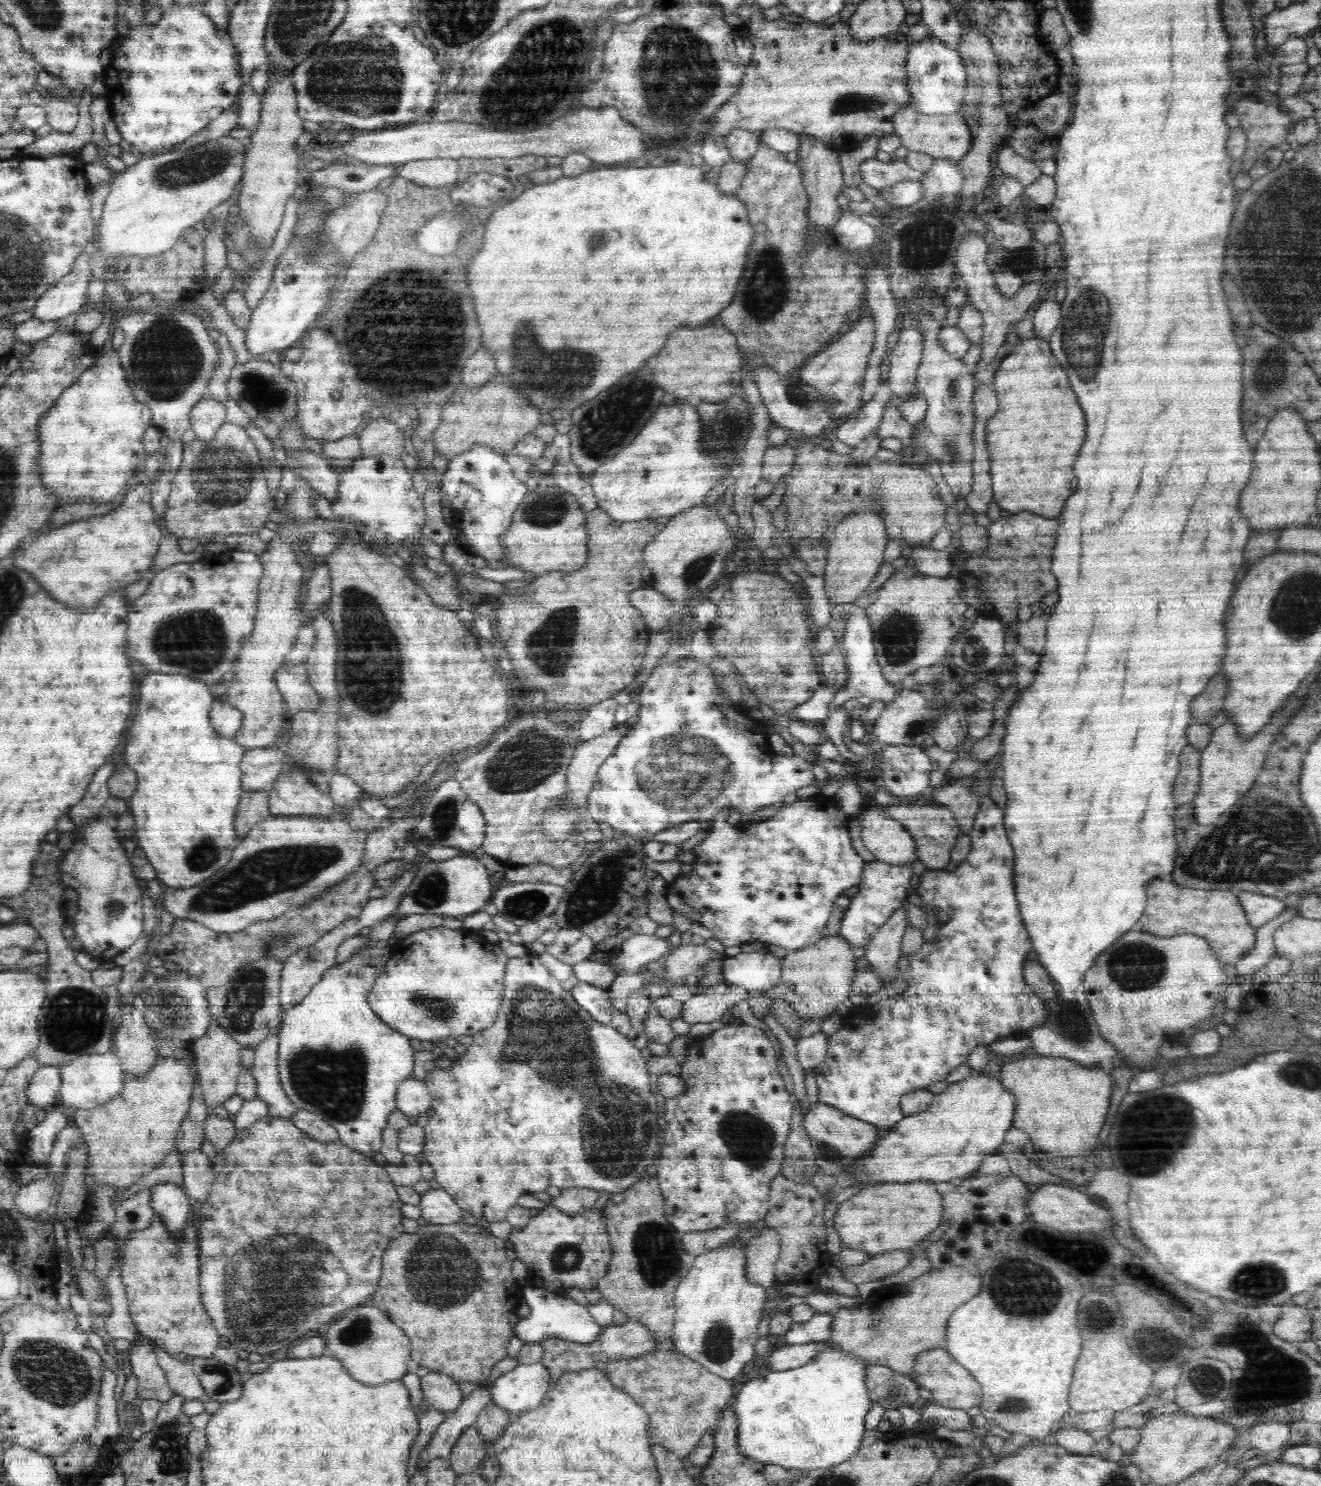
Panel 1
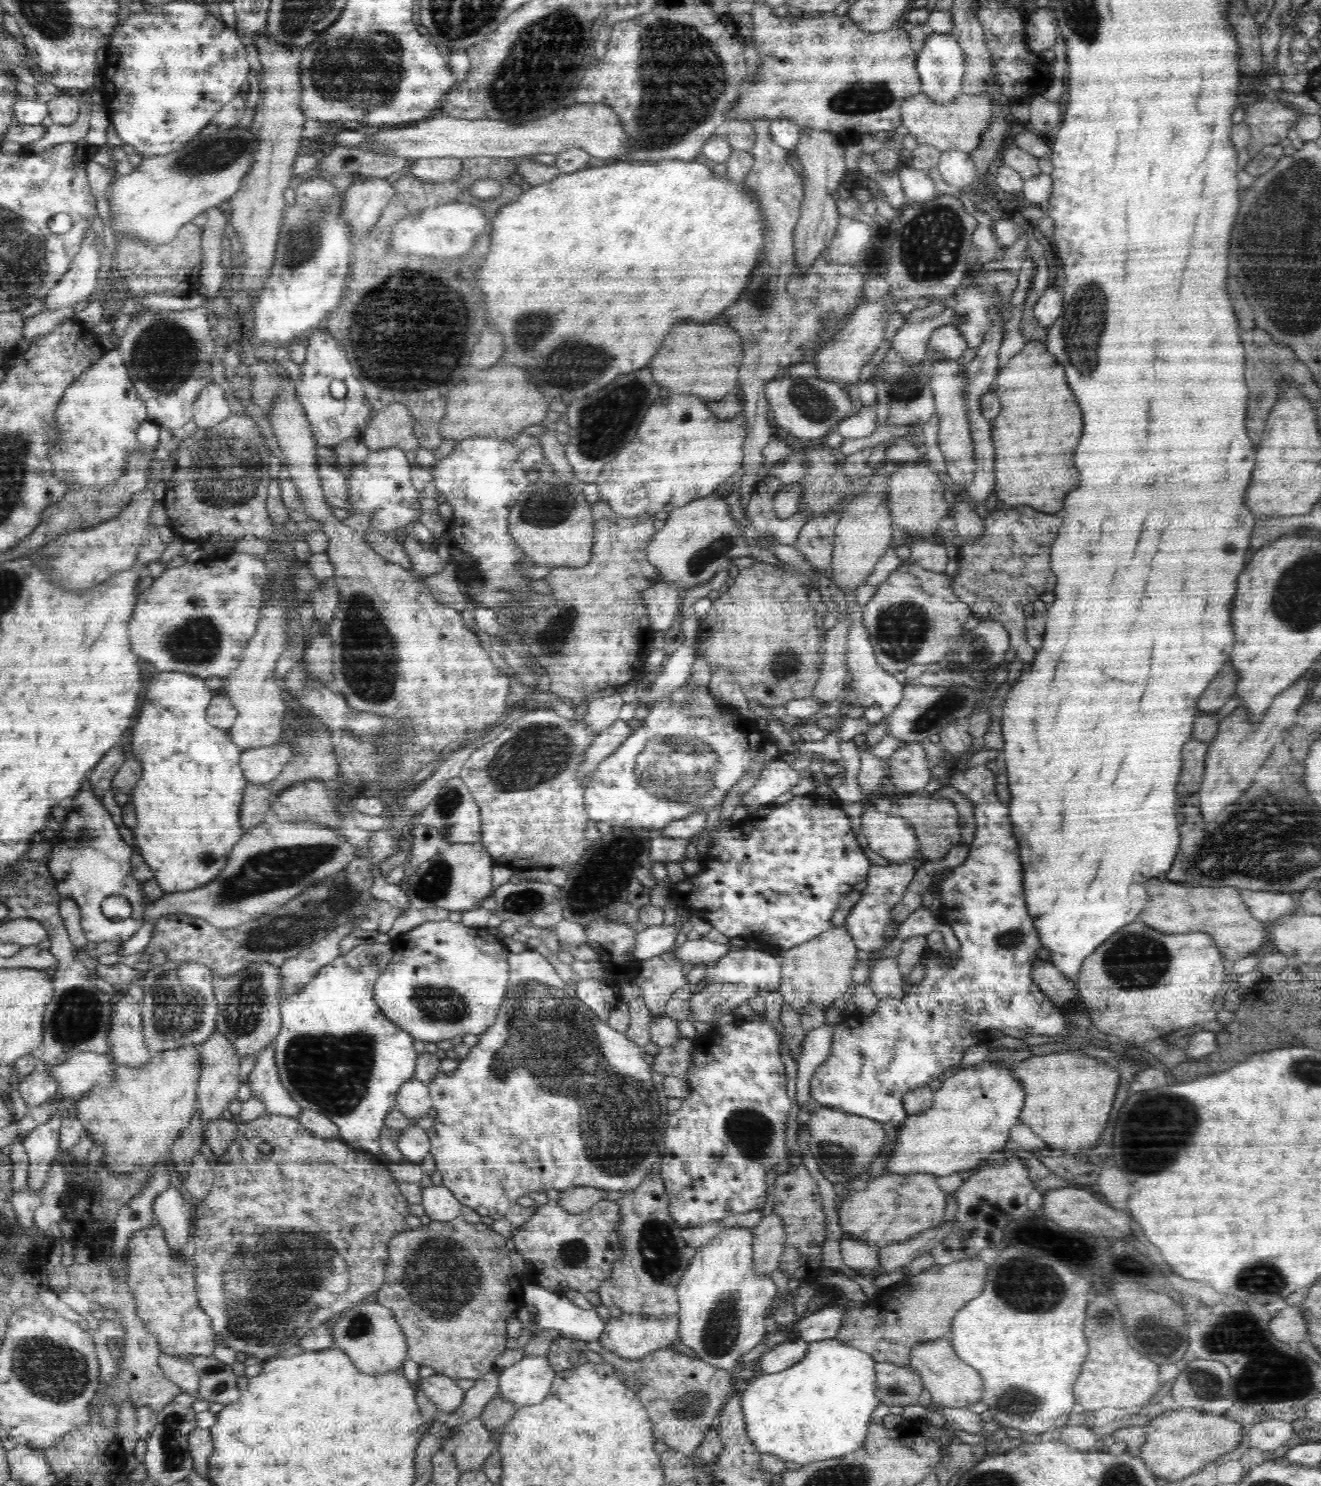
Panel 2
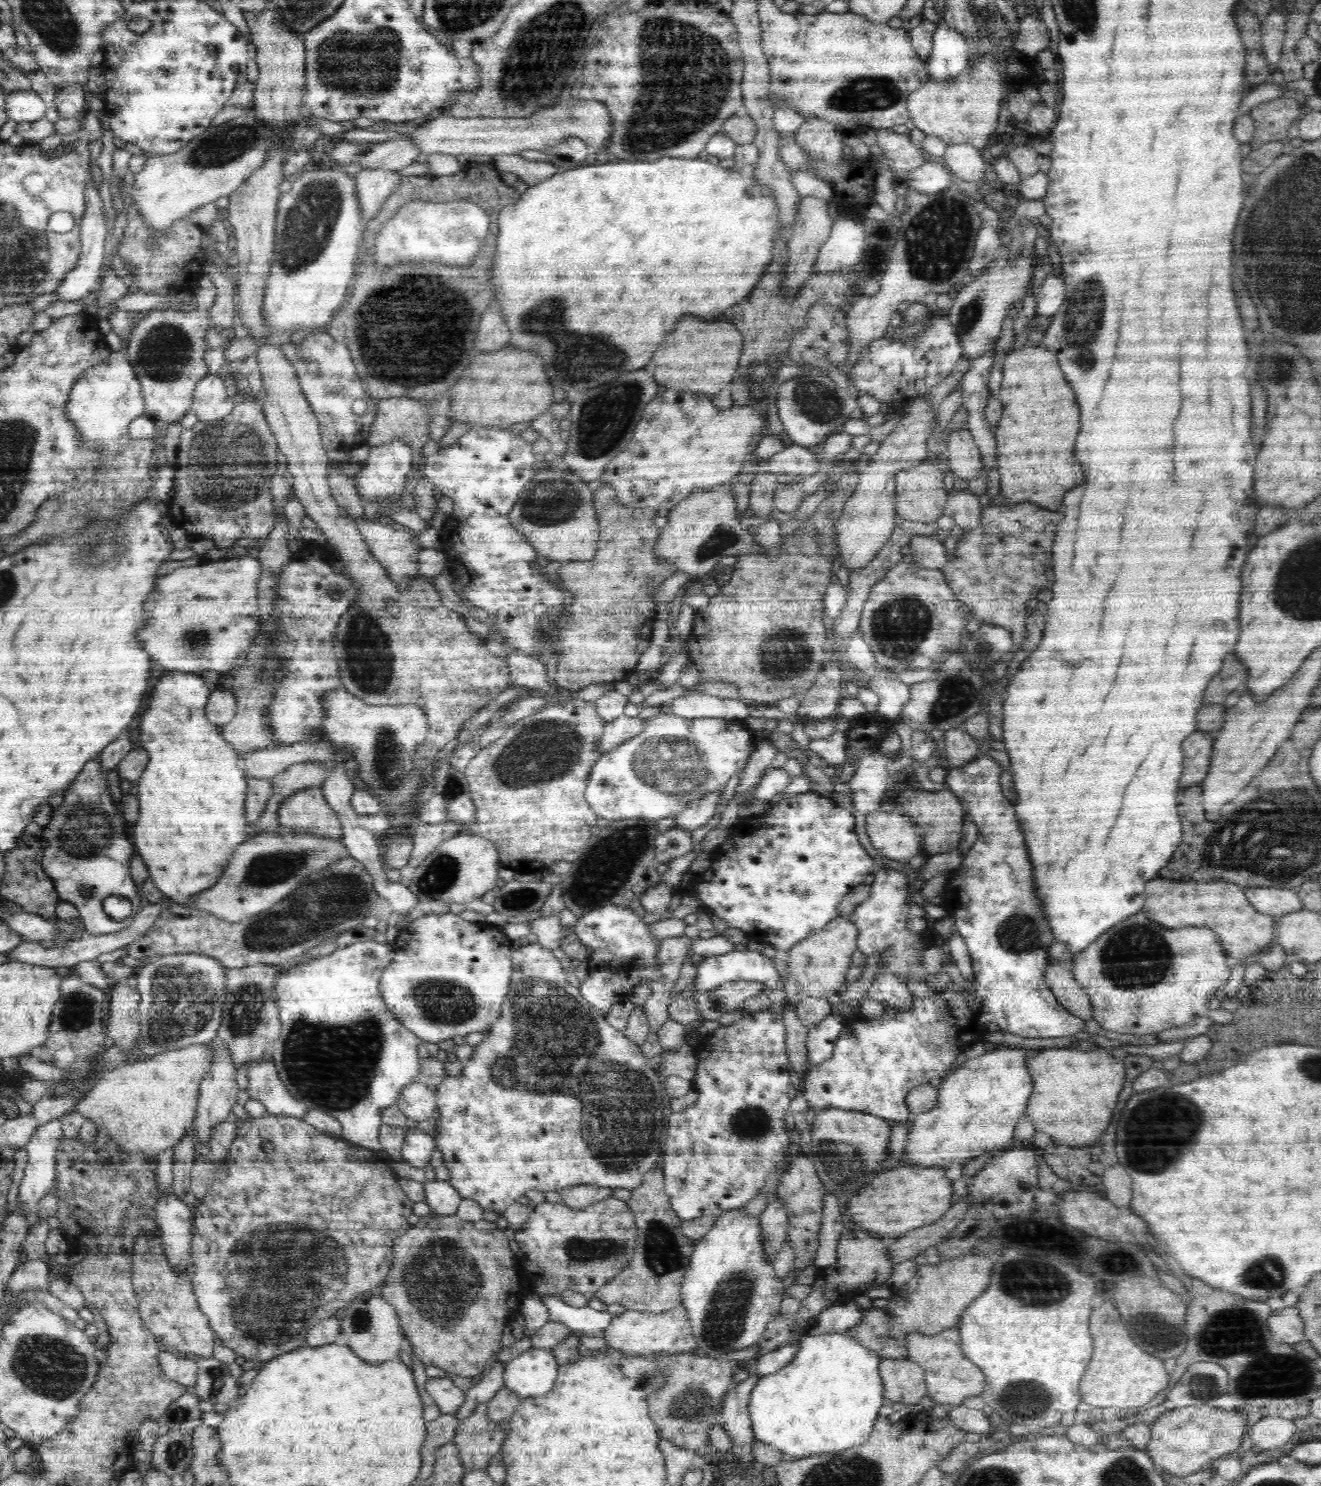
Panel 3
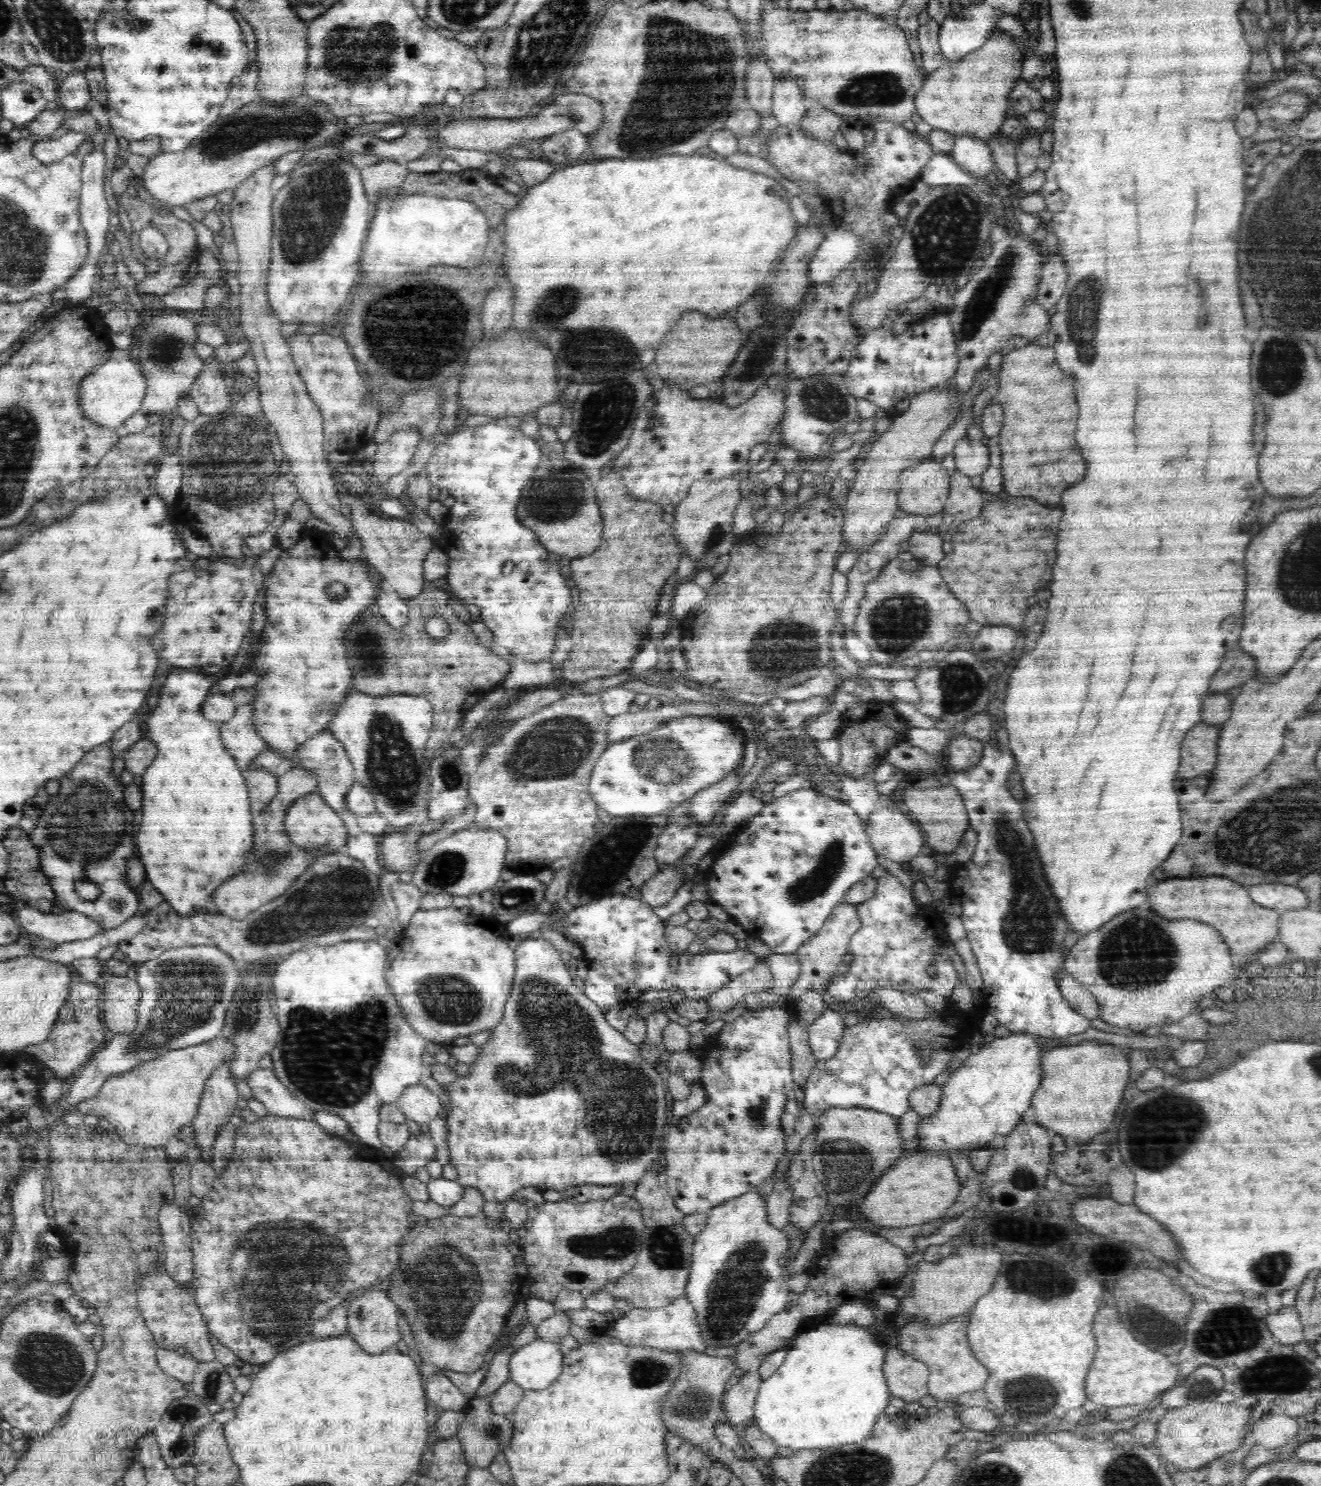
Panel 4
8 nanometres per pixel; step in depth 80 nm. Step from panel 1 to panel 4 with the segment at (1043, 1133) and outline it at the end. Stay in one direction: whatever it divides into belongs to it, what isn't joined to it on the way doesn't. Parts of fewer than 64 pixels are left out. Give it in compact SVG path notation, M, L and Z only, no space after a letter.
M1086 1040L1070 1046L1051 1045L1041 1056L1039 1065L1043 1079L1031 1100L1031 1107L1036 1116L1034 1122L1056 1132L1068 1143L1088 1143L1096 1134L1100 1134L1112 1124L1116 1108L1122 1100L1122 1092L1131 1080L1128 1055L1123 1055L1120 1048Z

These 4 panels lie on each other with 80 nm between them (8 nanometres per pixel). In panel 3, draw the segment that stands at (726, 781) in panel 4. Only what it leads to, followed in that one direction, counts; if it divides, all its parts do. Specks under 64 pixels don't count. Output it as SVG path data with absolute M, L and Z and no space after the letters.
M714 790L714 792L706 792L702 798L692 800L686 810L676 815L673 828L679 828L686 832L692 832L700 826L708 824L708 820L714 817L715 805L722 796L722 790Z

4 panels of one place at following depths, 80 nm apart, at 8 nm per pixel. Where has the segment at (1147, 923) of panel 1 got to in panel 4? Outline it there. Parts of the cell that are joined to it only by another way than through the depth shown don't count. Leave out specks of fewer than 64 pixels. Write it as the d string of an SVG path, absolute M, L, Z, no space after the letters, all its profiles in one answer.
M1210 876L1208 878L1176 878L1164 880L1154 886L1148 884L1146 888L1148 900L1152 910L1166 920L1180 920L1180 918L1194 918L1198 922L1212 925L1223 936L1232 955L1244 959L1253 958L1264 946L1268 947L1278 940L1279 920L1281 912L1273 908L1264 908L1254 904L1244 886L1234 884L1230 878L1224 876Z

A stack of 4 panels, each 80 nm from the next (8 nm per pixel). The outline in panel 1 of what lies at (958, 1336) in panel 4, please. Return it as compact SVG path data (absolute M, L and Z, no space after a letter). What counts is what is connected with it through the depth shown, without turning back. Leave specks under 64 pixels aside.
M943 1347L926 1350L916 1356L914 1366L914 1381L922 1388L930 1390L930 1400L943 1407L966 1410L981 1403L983 1392L979 1382L970 1374L967 1368L958 1364Z

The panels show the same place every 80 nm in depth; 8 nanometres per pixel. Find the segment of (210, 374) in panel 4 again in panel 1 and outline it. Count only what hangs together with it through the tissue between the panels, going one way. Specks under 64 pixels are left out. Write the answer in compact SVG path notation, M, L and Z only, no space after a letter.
M206 394L191 410L191 428L197 440L210 442L218 432L218 428L226 422L226 407L224 403L211 399Z

